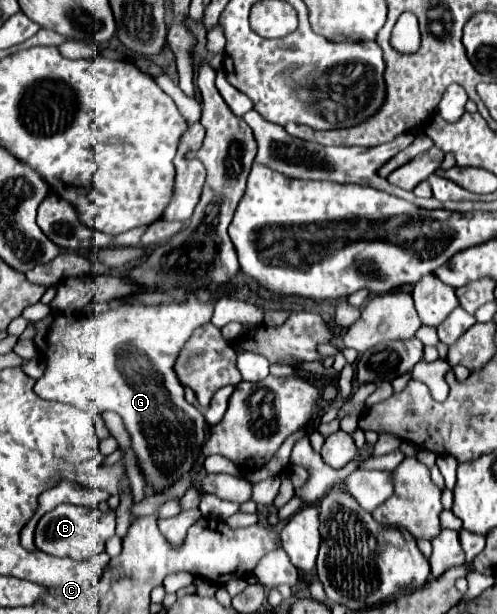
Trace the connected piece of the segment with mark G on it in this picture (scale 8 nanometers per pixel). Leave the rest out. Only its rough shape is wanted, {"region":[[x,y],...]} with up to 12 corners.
{"region":[[207,301],[33,323],[47,401],[121,415],[159,489],[205,417],[173,363]]}

